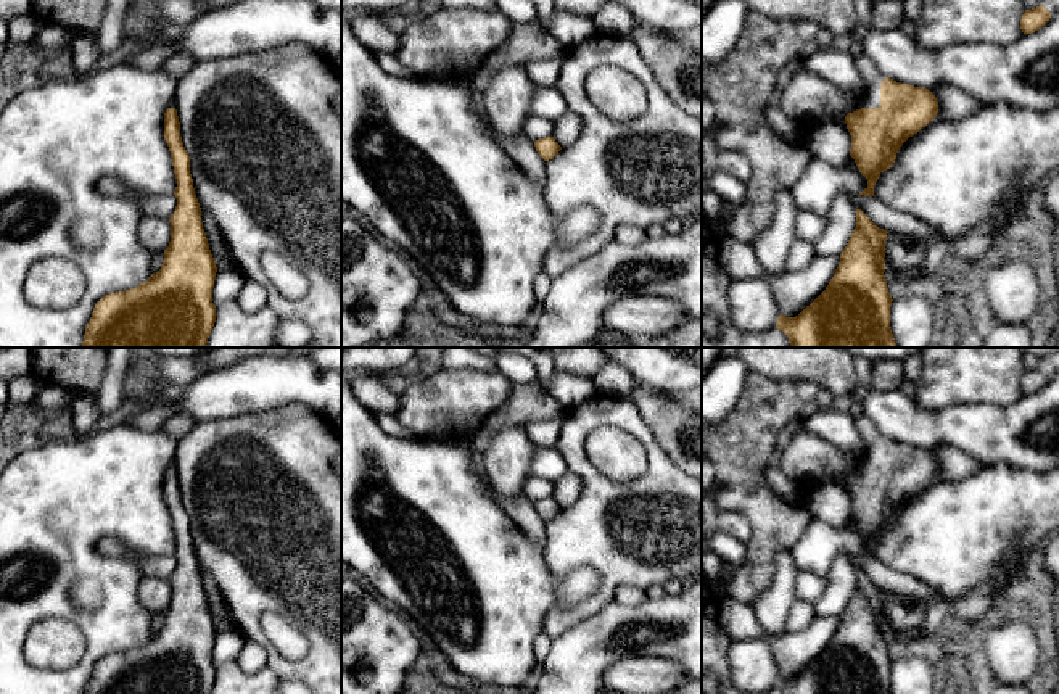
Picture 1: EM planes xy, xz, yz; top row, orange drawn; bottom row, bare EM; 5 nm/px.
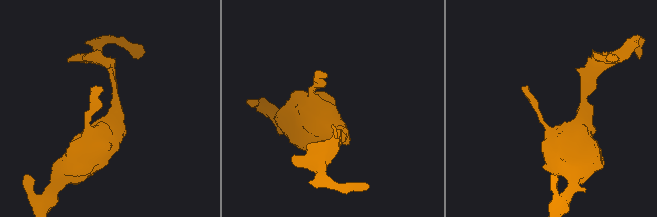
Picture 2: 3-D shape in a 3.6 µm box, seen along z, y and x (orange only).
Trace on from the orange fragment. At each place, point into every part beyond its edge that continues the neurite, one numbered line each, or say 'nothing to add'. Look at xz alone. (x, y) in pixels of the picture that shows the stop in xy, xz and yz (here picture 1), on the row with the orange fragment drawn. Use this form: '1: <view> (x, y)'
nothing to add

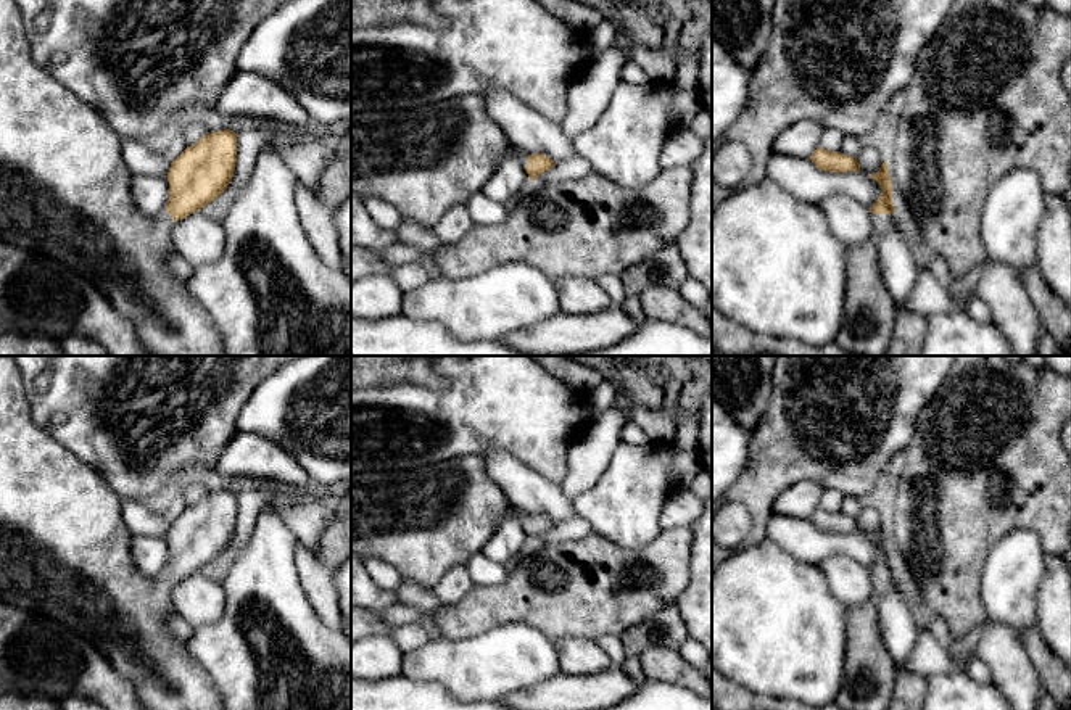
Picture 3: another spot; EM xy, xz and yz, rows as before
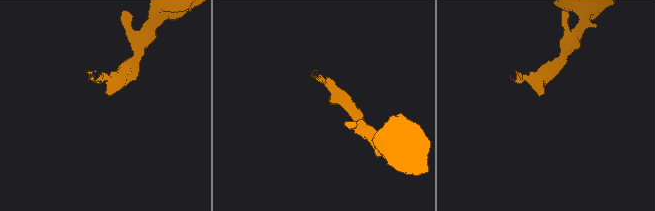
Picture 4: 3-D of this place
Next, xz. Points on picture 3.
1: xz (422, 161)

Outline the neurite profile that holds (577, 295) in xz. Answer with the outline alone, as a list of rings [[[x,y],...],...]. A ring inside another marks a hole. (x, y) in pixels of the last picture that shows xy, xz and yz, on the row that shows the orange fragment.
[[[565,275],[554,282],[560,311],[569,314],[601,312],[612,306],[596,279]]]

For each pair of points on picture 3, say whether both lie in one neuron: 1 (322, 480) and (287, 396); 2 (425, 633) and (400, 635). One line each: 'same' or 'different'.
1: same
2: same

